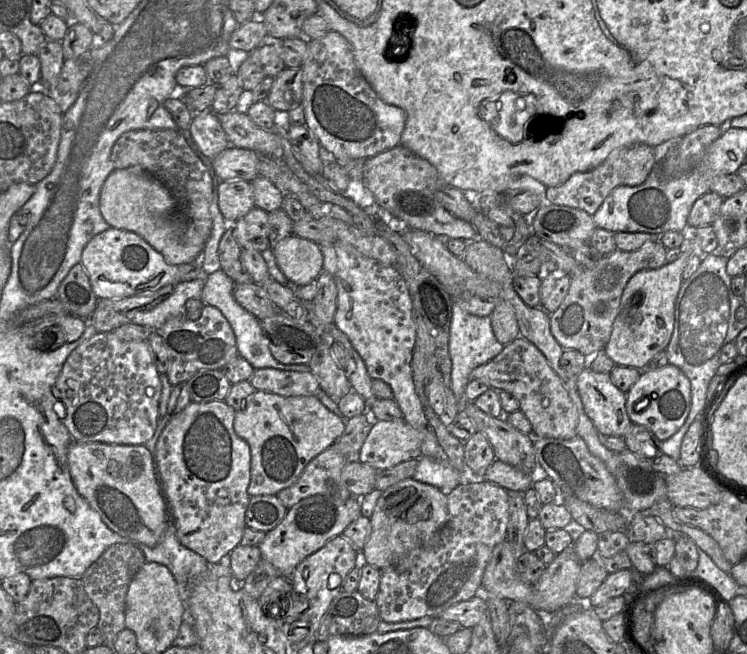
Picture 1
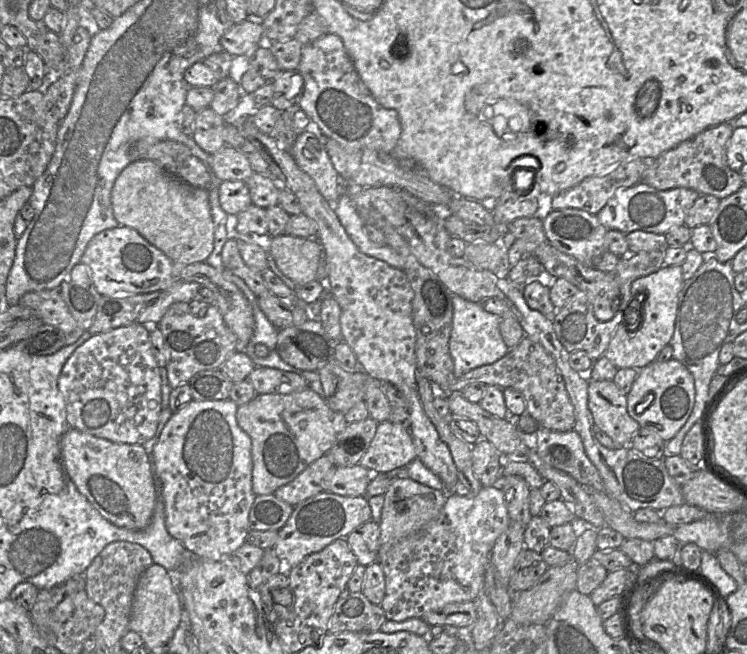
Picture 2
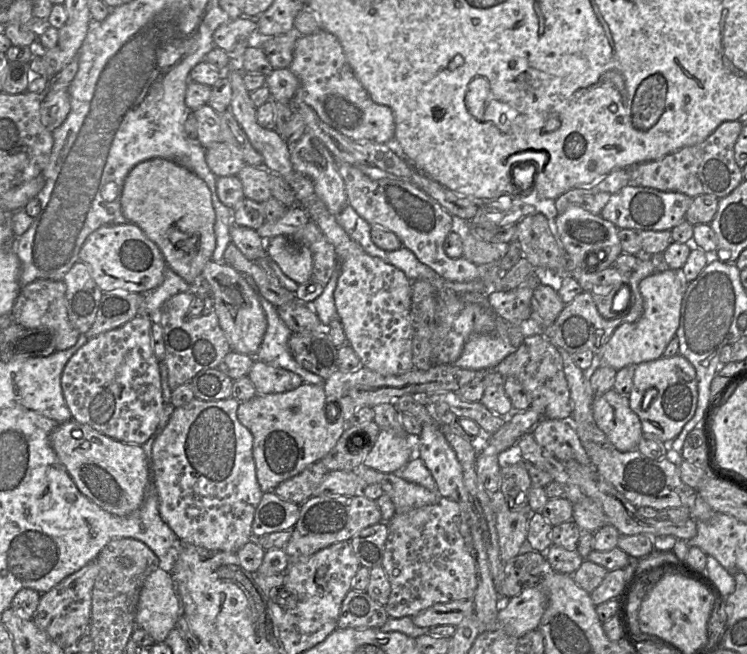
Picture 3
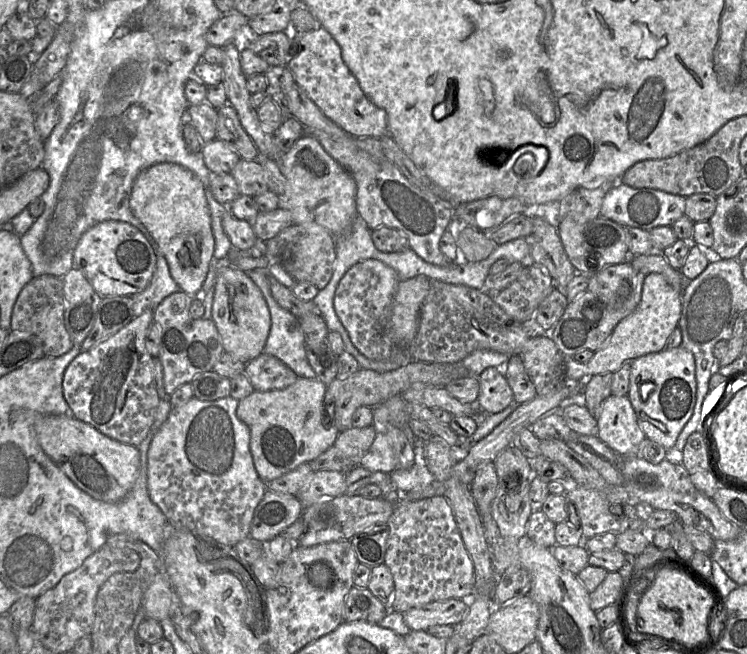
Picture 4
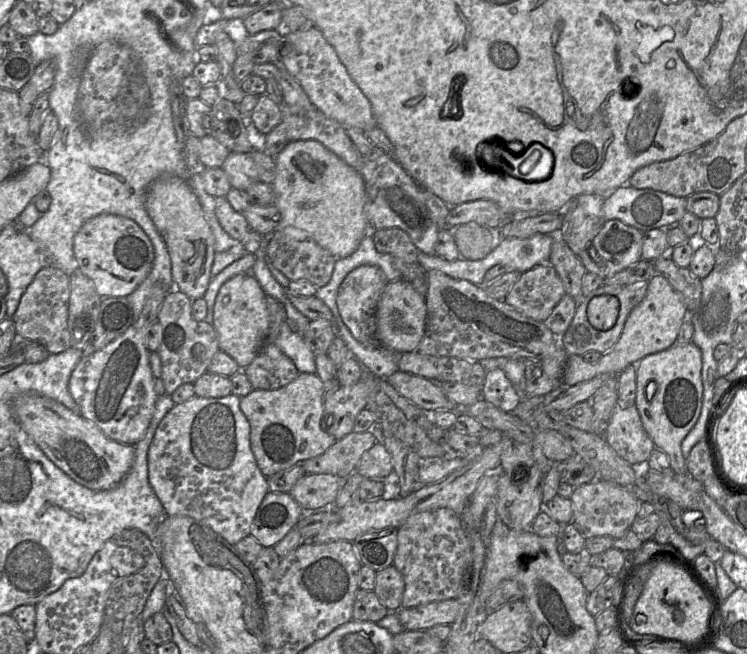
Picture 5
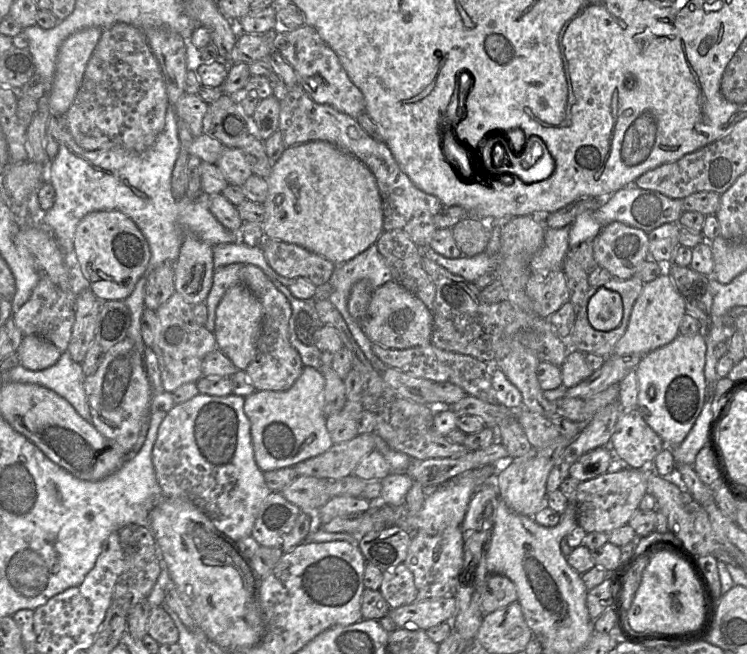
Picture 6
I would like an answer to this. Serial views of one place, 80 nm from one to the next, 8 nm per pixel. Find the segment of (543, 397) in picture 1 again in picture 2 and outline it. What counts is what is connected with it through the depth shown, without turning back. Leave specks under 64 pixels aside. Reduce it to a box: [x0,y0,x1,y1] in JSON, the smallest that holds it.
[450,336,574,432]

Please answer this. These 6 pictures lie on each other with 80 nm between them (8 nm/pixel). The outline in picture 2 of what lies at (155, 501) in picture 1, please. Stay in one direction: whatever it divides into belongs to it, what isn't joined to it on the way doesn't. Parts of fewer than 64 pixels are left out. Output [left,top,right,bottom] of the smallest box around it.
[60,428,156,530]

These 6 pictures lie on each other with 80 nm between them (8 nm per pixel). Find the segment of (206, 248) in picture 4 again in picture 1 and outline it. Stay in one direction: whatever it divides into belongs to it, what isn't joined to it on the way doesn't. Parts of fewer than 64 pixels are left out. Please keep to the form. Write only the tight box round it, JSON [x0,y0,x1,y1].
[99,166,207,265]

